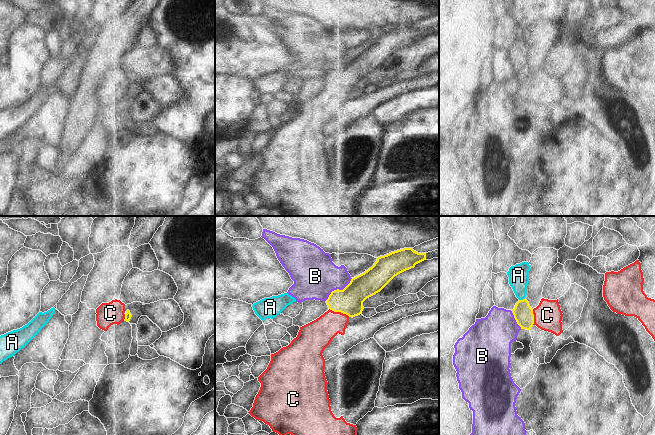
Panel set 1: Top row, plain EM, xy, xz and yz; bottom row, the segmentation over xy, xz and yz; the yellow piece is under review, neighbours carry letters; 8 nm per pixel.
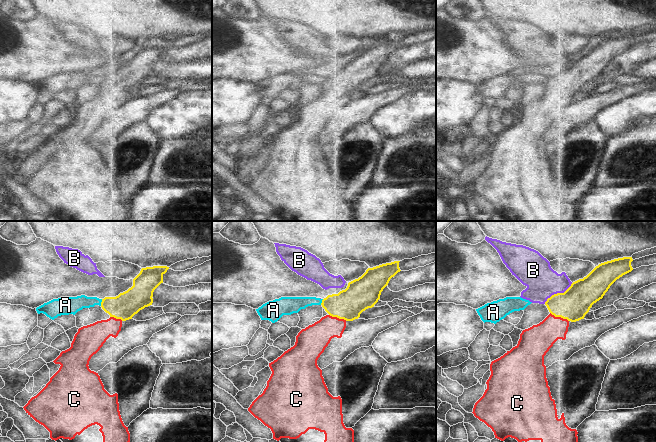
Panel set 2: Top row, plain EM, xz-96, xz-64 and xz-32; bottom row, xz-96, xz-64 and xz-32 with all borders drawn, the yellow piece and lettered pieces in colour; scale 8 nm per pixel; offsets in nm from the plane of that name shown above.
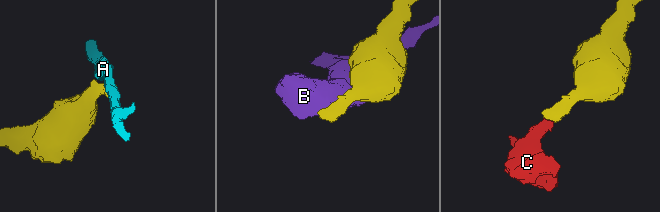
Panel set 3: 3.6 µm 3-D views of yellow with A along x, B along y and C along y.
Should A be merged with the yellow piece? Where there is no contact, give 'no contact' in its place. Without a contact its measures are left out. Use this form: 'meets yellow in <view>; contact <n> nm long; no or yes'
meets yellow in yz; contact 50 nm long; no

